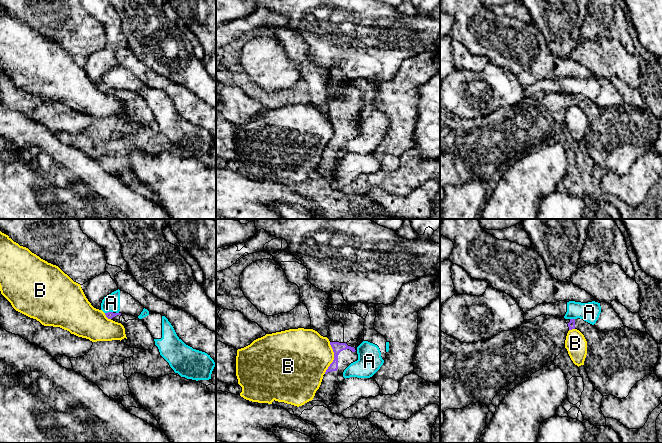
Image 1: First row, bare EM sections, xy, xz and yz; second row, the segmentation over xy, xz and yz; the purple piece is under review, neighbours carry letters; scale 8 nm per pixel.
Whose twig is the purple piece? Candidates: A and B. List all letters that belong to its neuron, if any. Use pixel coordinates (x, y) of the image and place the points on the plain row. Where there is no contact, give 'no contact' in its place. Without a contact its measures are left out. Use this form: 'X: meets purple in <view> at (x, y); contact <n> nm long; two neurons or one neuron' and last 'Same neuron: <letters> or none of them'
A: meets purple in xy at (108, 88); contact 70 nm long; two neurons
B: meets purple in xz at (334, 134); contact 260 nm long; two neurons
Same neuron: none of them

